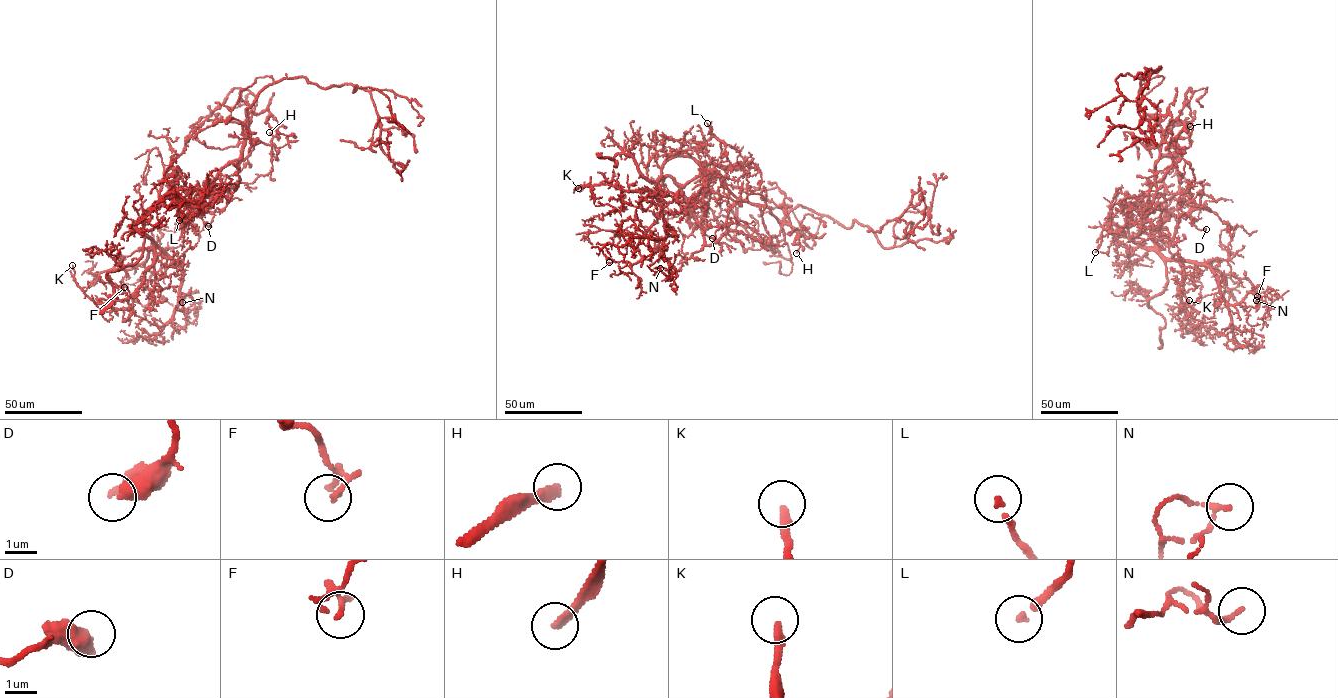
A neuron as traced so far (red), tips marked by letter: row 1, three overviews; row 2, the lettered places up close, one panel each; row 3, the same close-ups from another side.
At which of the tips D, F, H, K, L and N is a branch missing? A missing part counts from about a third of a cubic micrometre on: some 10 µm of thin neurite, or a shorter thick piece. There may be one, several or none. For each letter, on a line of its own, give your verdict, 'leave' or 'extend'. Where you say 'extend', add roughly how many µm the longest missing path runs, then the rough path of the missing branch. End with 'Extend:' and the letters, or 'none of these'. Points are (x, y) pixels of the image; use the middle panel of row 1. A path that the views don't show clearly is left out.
D: leave
F: leave
H: extend; about 30 µm are missing
K: extend; about 25 µm are missing
L: extend; about 20 µm are missing
N: leave
Extend: H, K, L

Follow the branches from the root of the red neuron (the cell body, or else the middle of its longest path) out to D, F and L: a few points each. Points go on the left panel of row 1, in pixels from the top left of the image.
D: (236, 159), (205, 183), (212, 196), (208, 202), (183, 202), (189, 211), (214, 215), (208, 226)
F: (236, 159), (195, 207), (146, 213), (144, 232), (157, 245), (144, 263), (152, 273), (124, 287)
L: (236, 159), (221, 170), (195, 207), (166, 196), (152, 206), (165, 195), (178, 193), (184, 200), (179, 220)

